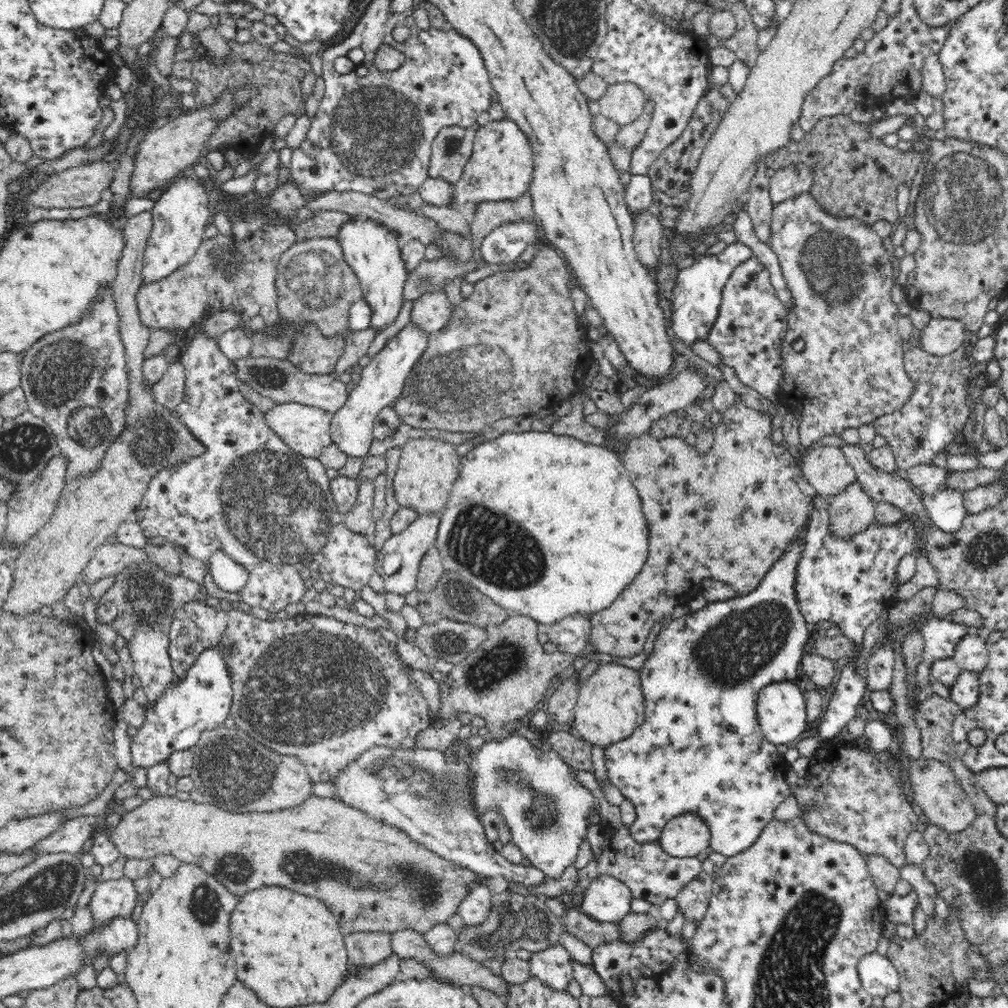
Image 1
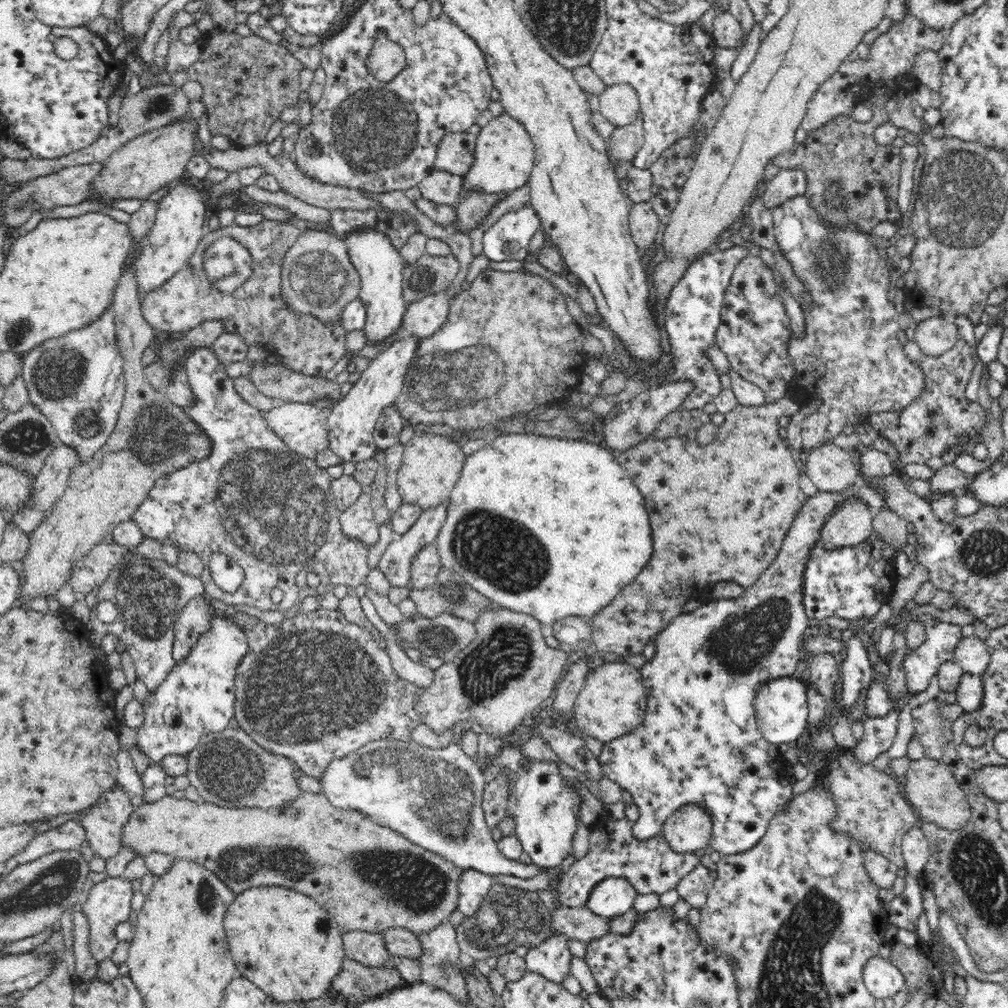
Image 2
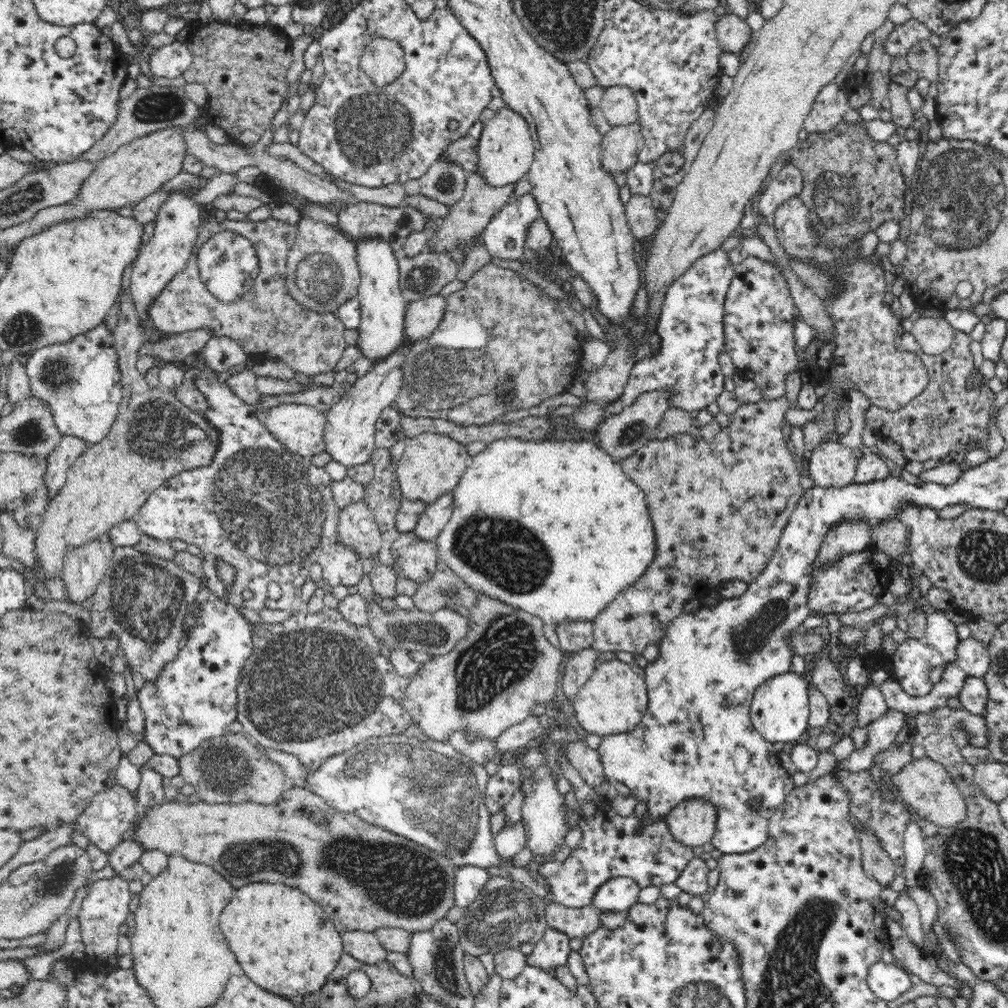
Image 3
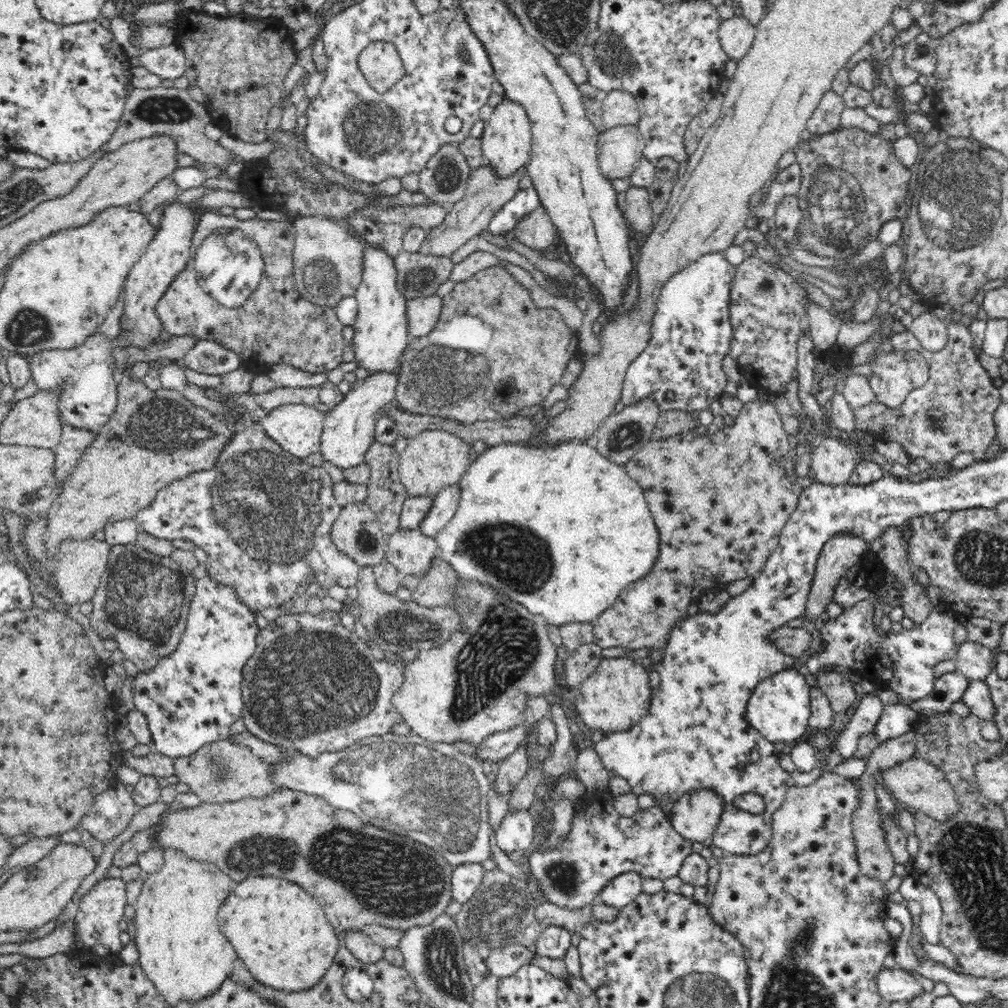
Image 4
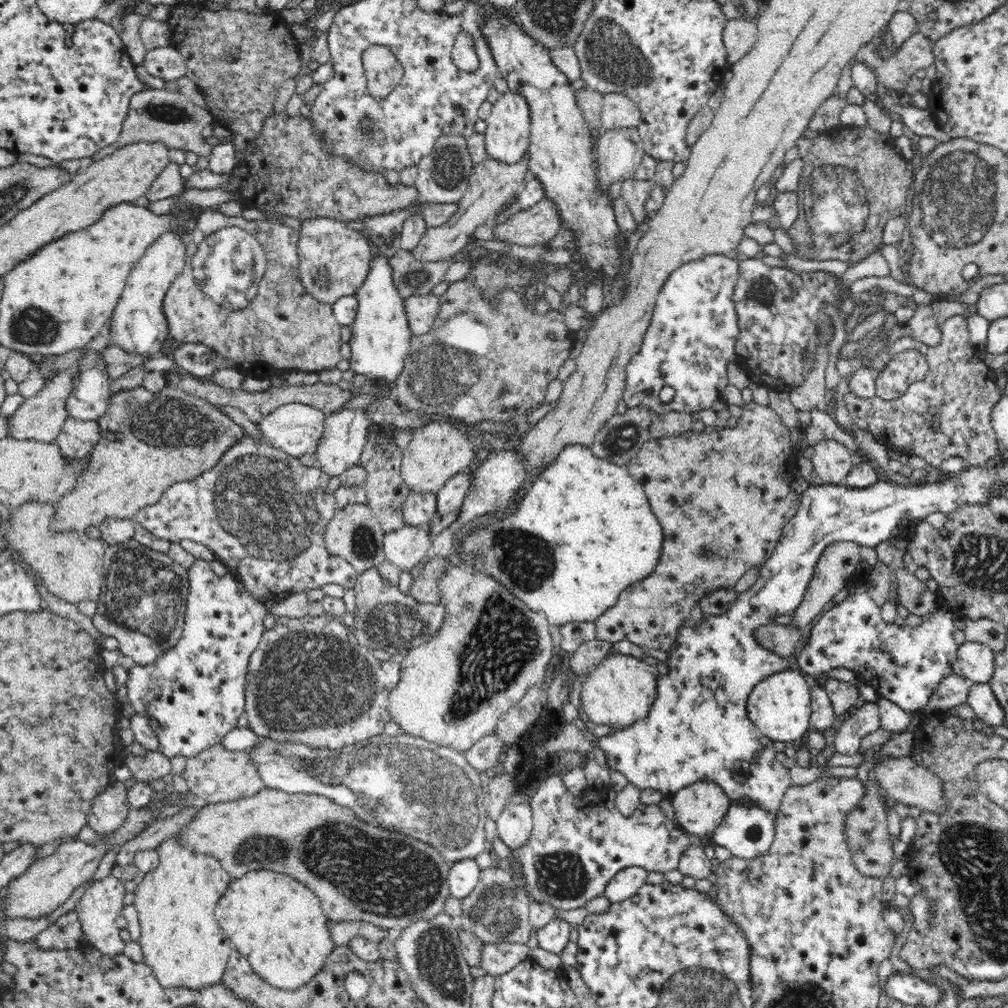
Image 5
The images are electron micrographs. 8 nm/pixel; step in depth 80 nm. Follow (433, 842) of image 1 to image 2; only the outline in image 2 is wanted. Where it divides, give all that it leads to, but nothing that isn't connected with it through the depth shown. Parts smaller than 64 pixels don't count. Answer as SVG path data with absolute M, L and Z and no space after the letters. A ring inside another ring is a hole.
M376 740L344 758L335 758L318 781L321 781L326 798L336 808L361 812L380 826L403 834L410 842L443 856L461 869L476 870L488 876L508 874L526 880L535 878L542 871L538 866L506 858L497 847L482 809L486 786L484 772L478 762L472 761L463 752L460 743L457 743L459 748L451 747L454 744L432 750L413 741Z

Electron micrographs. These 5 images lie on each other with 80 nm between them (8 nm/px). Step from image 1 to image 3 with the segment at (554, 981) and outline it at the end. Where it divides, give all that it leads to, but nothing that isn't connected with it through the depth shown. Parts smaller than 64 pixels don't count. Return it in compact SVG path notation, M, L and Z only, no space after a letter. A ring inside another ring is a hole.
M548 927L534 945L532 952L526 956L526 965L538 967L554 976L558 967L567 966L568 957L572 952L570 939L564 932Z

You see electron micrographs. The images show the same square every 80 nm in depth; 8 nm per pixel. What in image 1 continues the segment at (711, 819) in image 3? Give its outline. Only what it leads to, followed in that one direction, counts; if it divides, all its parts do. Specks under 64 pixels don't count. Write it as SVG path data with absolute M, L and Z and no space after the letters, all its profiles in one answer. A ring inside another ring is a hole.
M686 813L666 823L659 843L666 854L674 858L692 858L709 850L710 831L702 819Z

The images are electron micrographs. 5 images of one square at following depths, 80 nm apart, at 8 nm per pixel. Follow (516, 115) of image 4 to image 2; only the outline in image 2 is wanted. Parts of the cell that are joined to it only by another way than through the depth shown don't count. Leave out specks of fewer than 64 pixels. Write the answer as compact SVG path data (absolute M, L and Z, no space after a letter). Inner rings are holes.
M503 113L494 118L477 134L474 161L463 178L462 199L470 194L505 194L509 195L528 185L535 162L535 147L524 126Z

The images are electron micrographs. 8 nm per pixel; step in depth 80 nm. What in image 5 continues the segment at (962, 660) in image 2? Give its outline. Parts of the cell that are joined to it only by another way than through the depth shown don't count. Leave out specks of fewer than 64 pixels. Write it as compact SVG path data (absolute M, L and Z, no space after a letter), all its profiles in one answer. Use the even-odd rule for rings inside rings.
M966 641L957 650L962 677L969 683L986 684L994 675L995 652L984 644Z

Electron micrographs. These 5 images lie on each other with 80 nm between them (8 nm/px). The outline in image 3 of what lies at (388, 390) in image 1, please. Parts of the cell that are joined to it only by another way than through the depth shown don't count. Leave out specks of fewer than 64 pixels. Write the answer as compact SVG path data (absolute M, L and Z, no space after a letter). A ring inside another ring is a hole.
M403 346L390 352L386 358L373 362L373 366L363 376L358 377L351 388L341 396L337 404L325 413L325 451L330 454L333 460L340 462L346 468L364 464L370 460L371 454L375 451L375 424L384 408L394 405L403 383L403 364L405 363L405 352Z

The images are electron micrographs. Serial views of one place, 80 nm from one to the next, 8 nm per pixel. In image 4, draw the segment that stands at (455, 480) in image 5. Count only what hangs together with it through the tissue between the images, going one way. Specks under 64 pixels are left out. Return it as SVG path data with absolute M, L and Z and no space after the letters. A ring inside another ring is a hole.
M458 483L443 488L434 498L432 506L427 510L419 524L424 536L435 538L457 510L460 502L460 485Z

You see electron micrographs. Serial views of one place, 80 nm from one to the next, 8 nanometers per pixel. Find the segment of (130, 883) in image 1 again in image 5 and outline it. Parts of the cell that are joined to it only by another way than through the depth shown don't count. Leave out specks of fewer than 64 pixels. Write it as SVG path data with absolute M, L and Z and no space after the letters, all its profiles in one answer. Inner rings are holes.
M113 875L94 883L84 892L76 903L75 911L78 915L80 926L84 931L85 944L92 946L105 955L122 955L125 942L121 937L121 930L116 926L116 918L122 914L124 895L127 894L125 884Z

